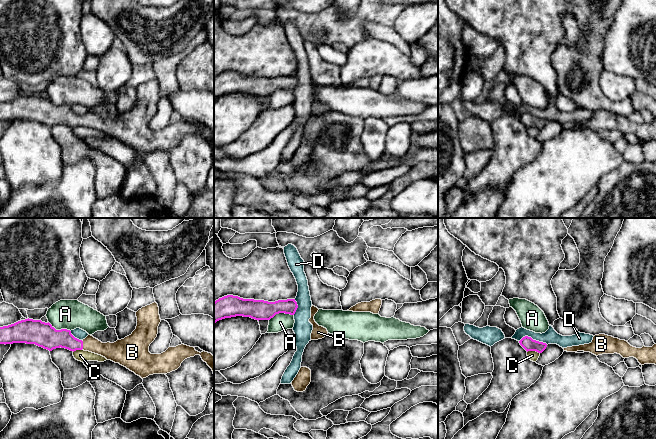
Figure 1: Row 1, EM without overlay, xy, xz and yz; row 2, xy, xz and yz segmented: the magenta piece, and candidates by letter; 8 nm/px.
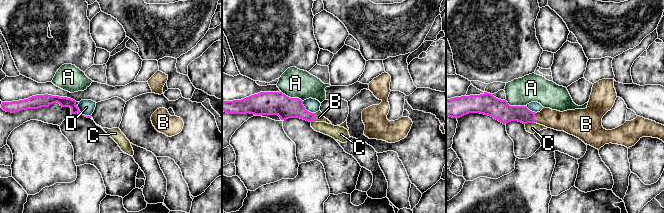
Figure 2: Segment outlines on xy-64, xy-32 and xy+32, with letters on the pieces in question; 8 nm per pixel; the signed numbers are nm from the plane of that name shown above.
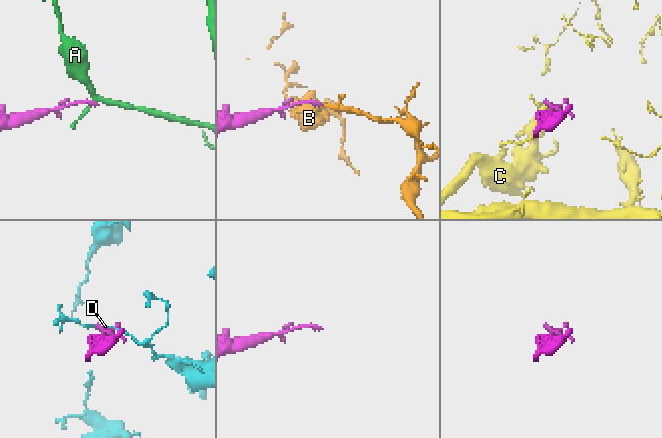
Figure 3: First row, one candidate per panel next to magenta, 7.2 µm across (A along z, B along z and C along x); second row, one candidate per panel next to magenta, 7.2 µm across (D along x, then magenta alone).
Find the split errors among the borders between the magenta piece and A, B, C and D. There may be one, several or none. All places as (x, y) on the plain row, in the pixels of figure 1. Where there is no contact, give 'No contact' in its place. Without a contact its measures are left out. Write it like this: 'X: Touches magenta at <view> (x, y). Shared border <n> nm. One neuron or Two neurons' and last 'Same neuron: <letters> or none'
A: Touches magenta at xz (281, 88). Shared border 200 nm. Two neurons
B: Touches magenta at xy (82, 121). Shared border 80 nm. One neuron
C: Touches magenta at yz (533, 126). Shared border 110 nm. Two neurons
D: Touches magenta at yz (532, 115). Shared border 240 nm. Two neurons
Same neuron: B

